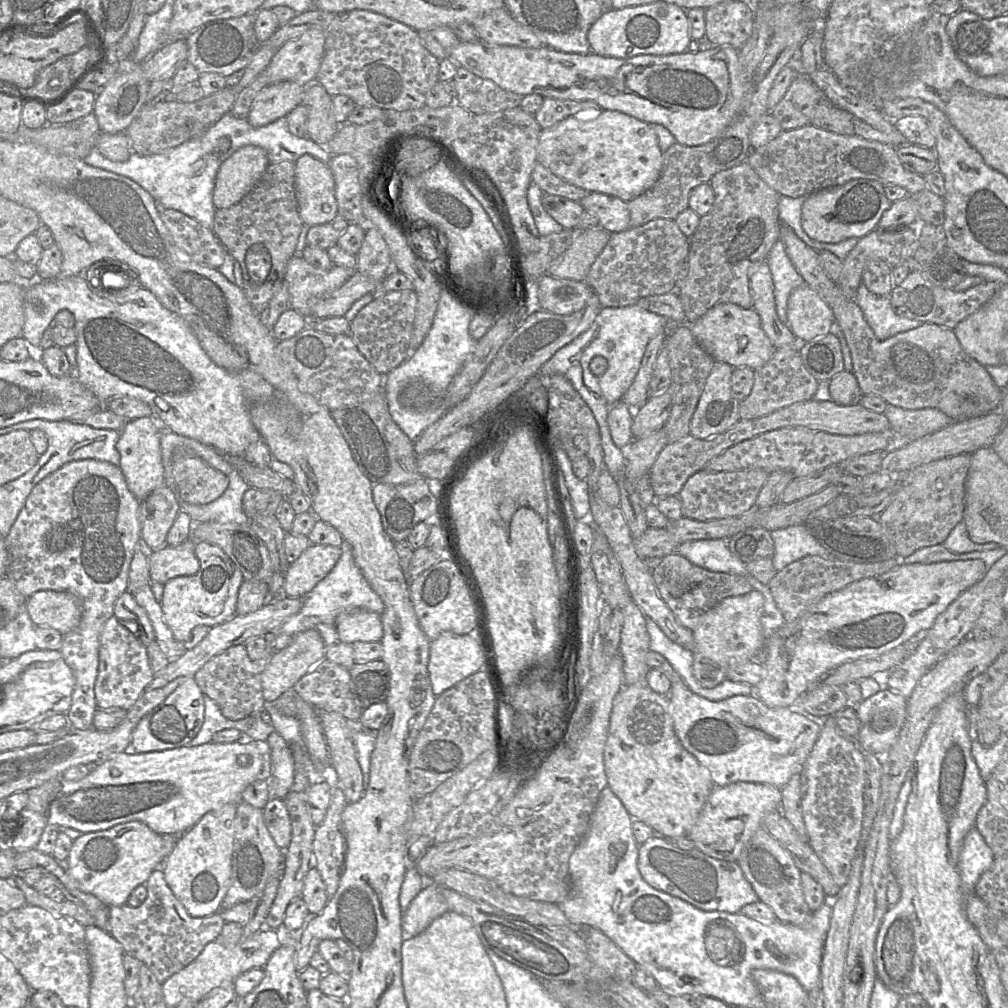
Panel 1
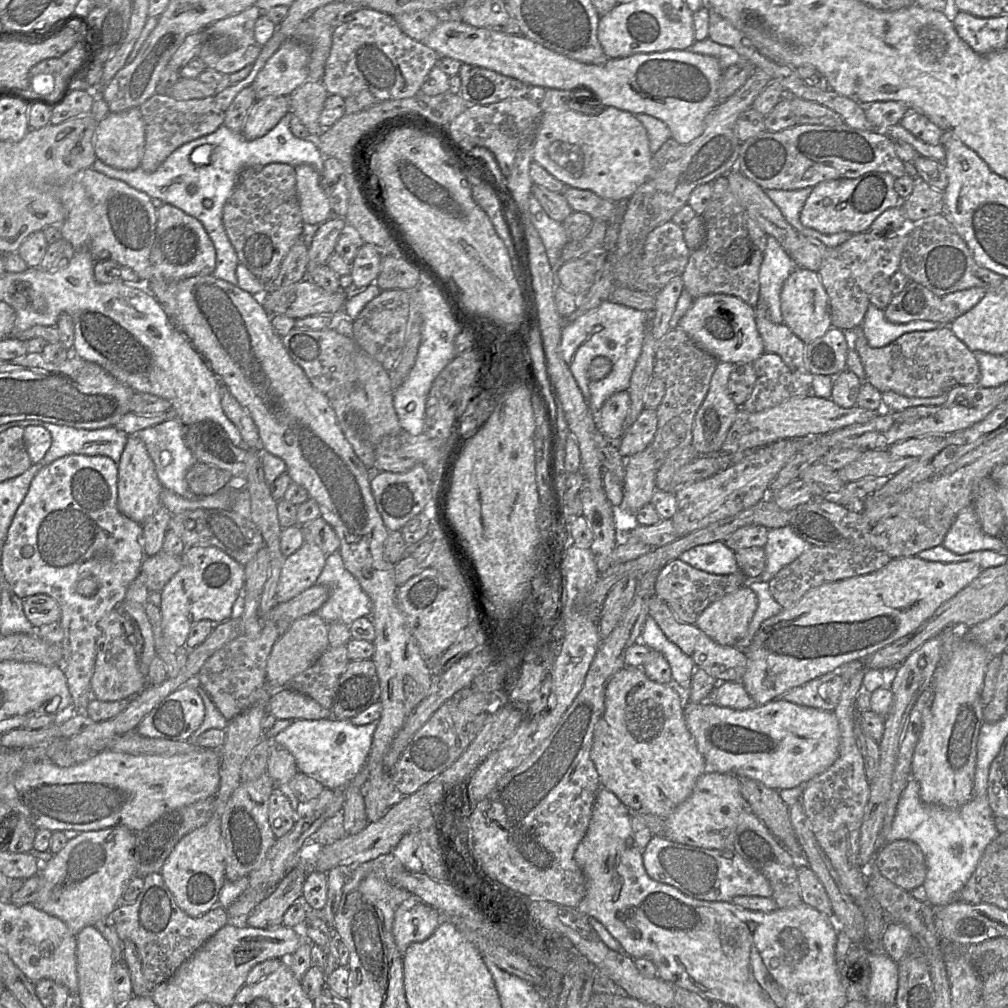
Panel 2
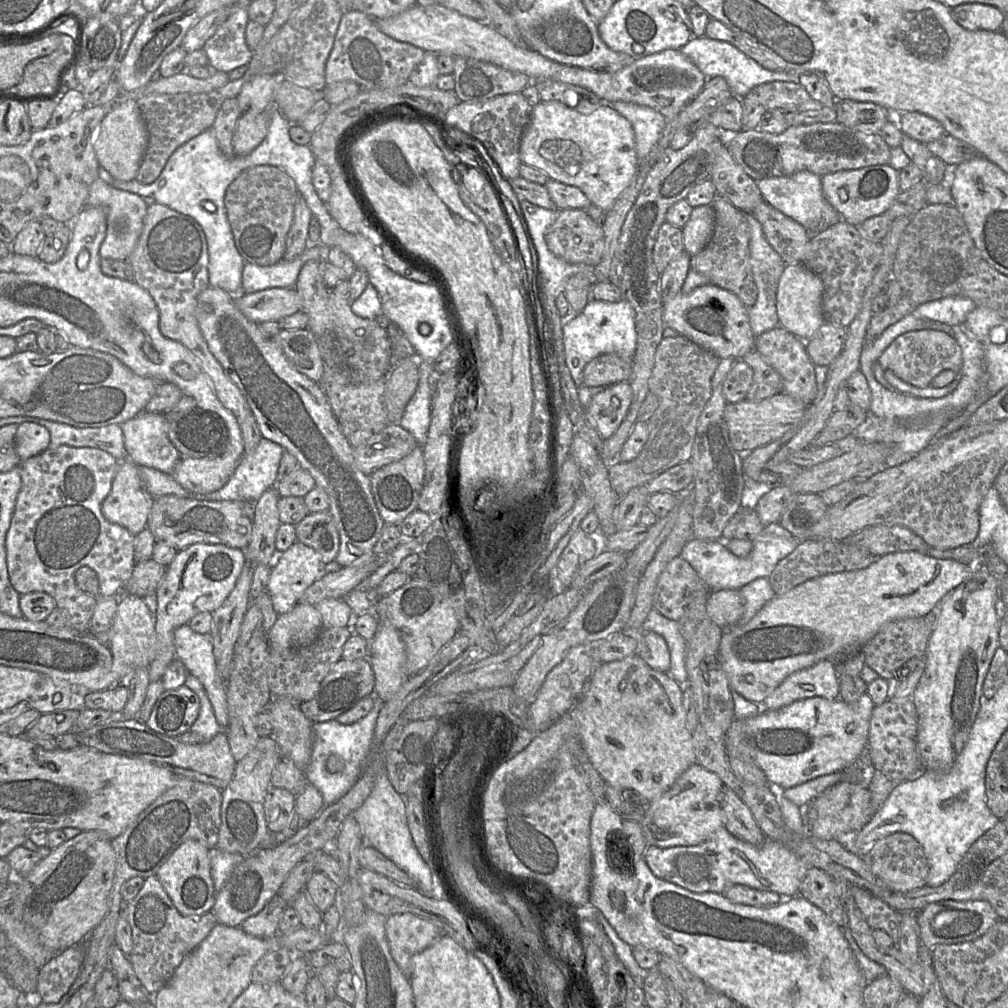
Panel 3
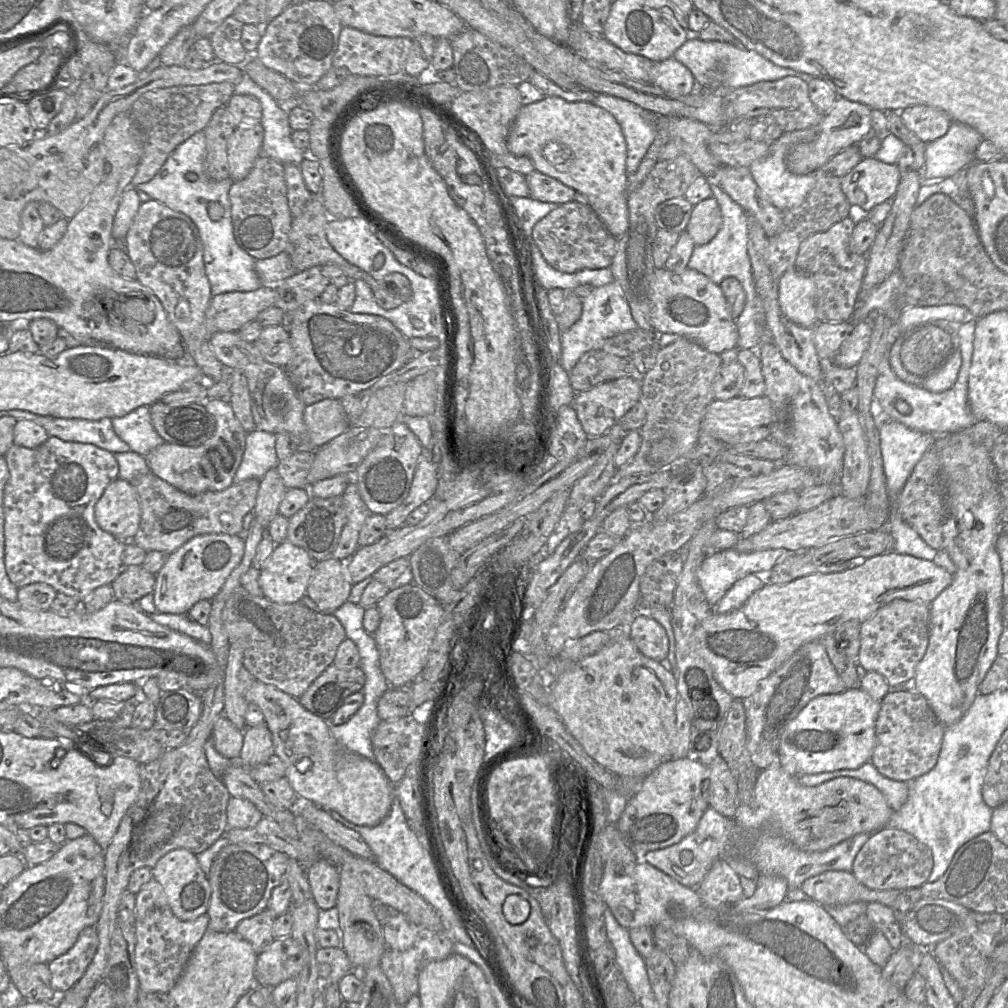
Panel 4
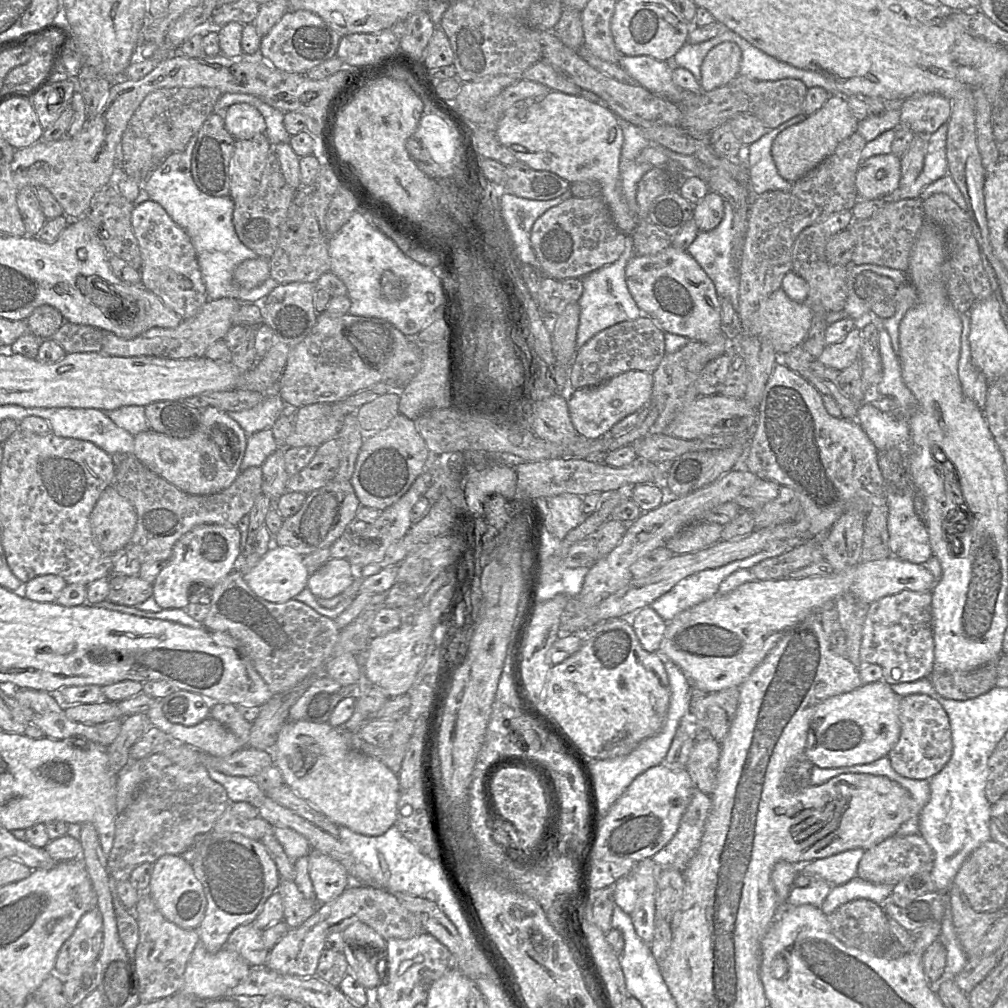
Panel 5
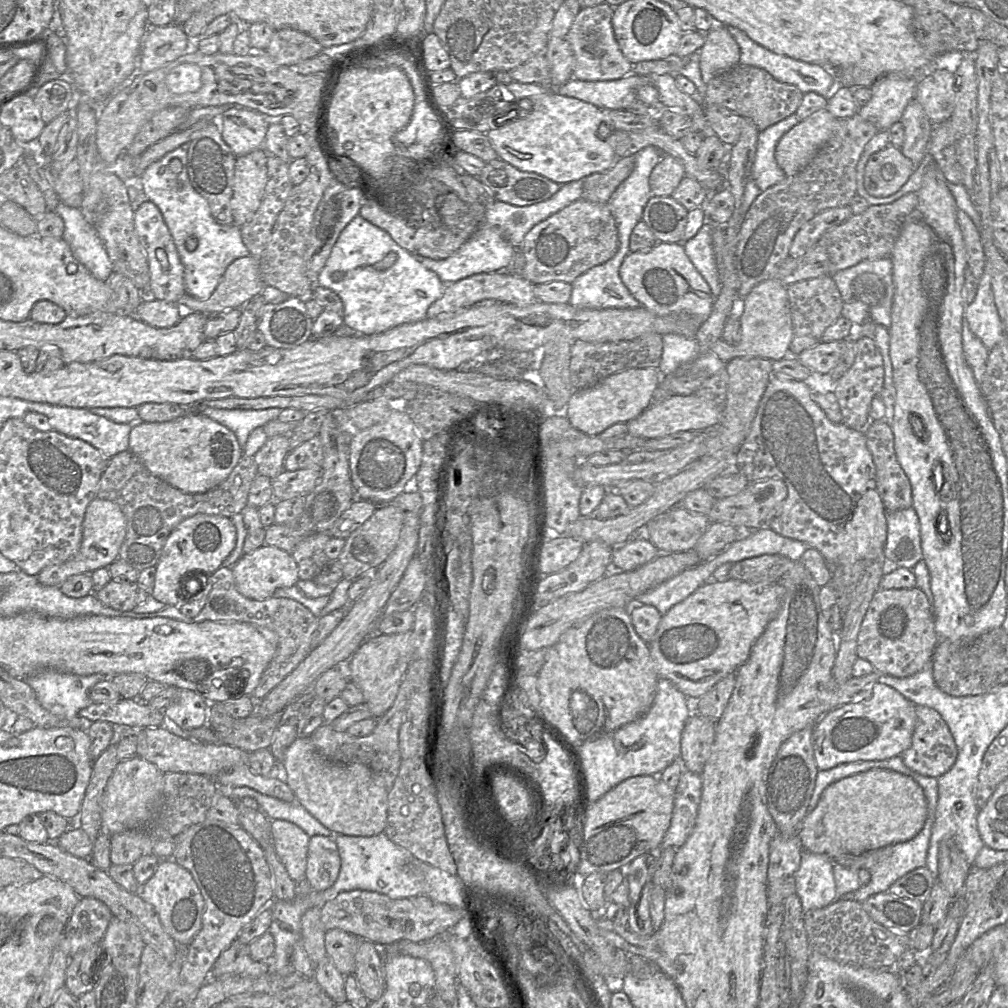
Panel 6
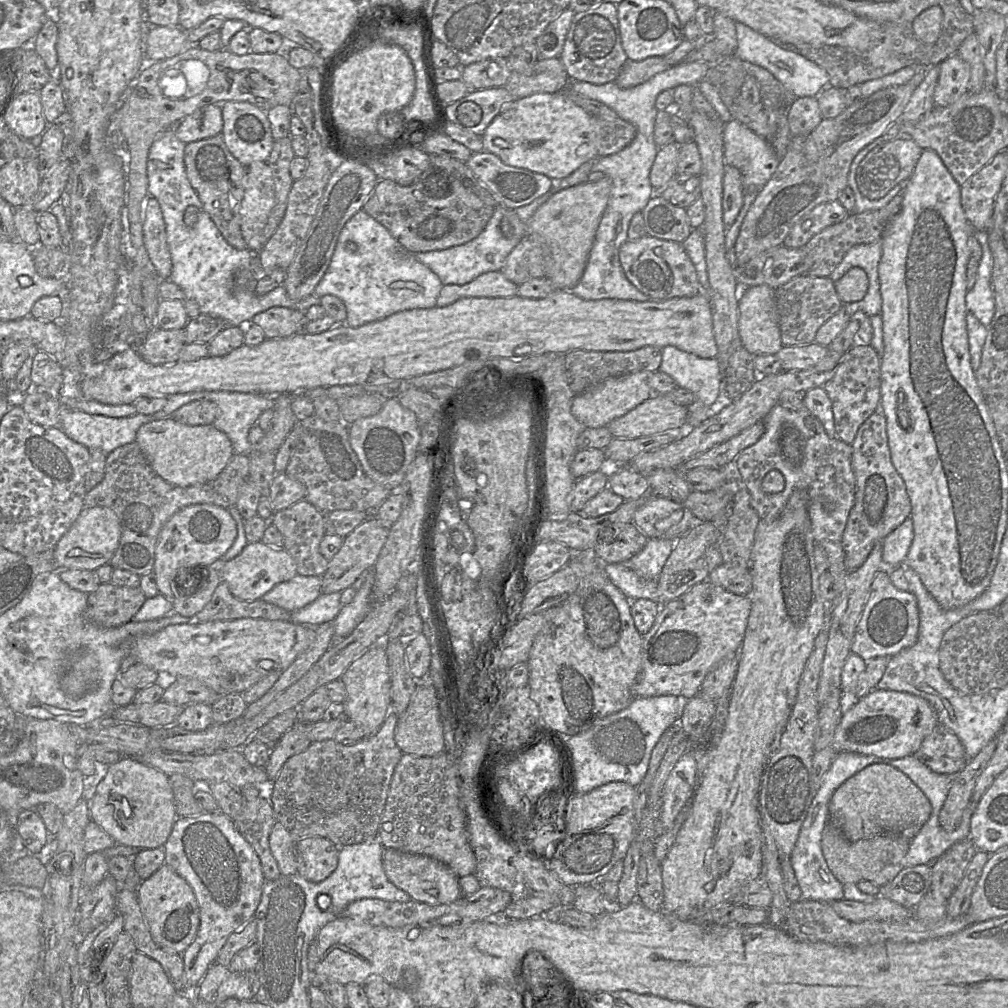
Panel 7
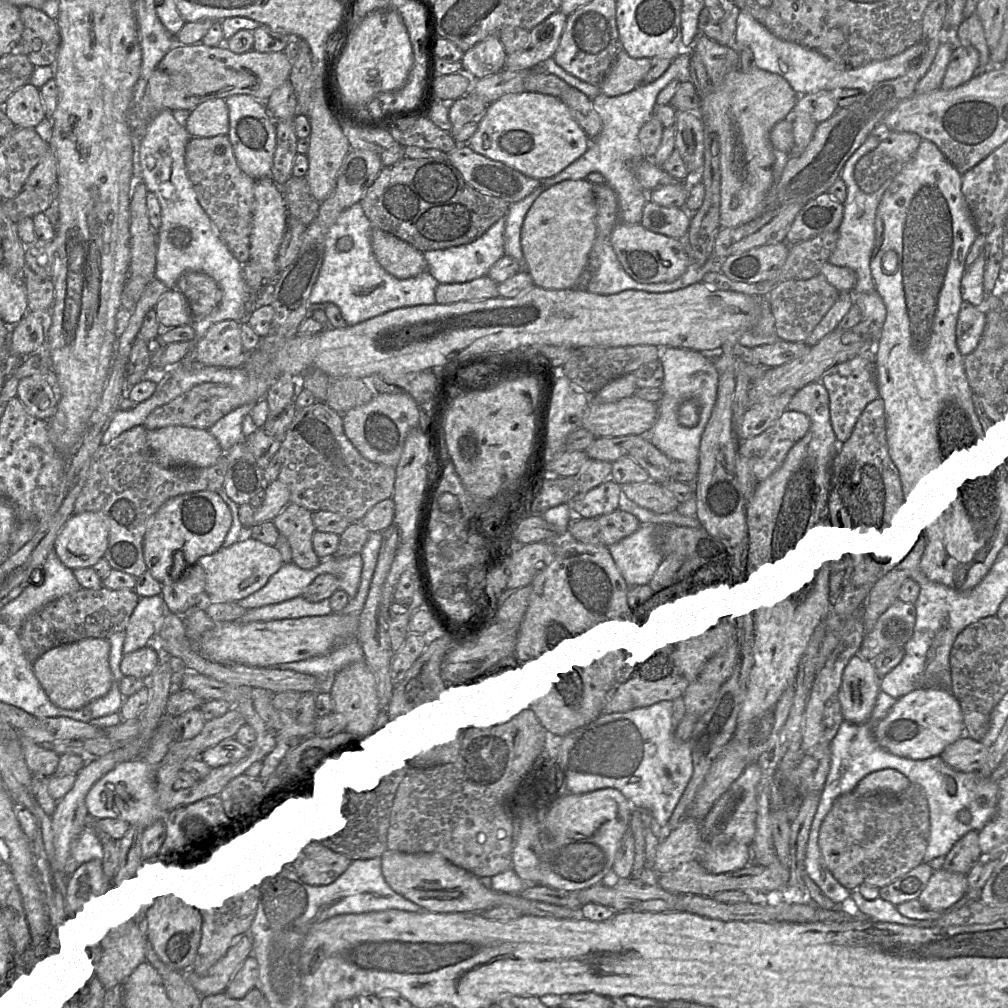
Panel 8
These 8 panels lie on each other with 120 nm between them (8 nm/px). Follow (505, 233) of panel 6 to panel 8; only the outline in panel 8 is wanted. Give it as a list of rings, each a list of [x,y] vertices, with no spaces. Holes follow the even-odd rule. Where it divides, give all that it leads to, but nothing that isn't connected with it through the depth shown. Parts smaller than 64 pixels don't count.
[[[506,215],[497,222],[478,239],[468,244],[450,247],[442,250],[432,250],[423,252],[428,264],[429,273],[439,283],[465,283],[473,279],[487,275],[489,269],[501,258],[504,252],[504,231]]]

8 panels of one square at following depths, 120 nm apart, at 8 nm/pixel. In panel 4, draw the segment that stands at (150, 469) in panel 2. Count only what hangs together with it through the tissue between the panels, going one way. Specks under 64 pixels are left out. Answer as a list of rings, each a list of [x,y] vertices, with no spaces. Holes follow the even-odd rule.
[[[120,478],[112,481],[94,506],[97,525],[117,540],[127,543],[136,534],[141,509],[132,484]]]

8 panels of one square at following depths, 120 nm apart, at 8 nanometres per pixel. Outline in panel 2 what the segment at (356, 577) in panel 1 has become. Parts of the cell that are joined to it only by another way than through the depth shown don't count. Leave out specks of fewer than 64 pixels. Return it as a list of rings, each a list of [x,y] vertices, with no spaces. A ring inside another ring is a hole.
[[[339,550],[327,556],[316,584],[329,590],[328,600],[315,612],[327,624],[341,622],[349,626],[360,617],[371,616],[371,601],[359,581],[345,568]]]

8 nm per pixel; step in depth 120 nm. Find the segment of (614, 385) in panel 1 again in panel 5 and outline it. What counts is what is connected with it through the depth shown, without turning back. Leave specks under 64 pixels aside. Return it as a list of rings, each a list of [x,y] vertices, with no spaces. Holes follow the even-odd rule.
[[[626,234],[625,248],[619,259],[581,279],[583,293],[578,300],[580,318],[576,335],[576,351],[599,332],[622,322],[636,320],[646,314],[638,308],[626,284],[625,268],[633,256],[632,235]]]

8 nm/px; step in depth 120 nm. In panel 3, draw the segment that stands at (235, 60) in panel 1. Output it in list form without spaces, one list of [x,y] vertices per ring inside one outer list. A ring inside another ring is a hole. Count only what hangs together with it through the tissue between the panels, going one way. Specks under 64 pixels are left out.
[[[246,3],[235,5],[228,18],[203,46],[212,71],[229,73],[233,69],[248,65],[253,51],[245,41],[245,30],[249,21]]]

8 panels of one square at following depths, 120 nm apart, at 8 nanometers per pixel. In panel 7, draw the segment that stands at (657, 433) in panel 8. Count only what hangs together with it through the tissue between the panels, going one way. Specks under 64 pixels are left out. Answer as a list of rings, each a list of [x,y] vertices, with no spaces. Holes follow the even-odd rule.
[[[665,346],[661,349],[659,371],[671,376],[677,387],[691,391],[695,400],[687,406],[687,429],[694,428],[710,417],[710,406],[716,401],[721,383],[721,368],[716,358],[702,358],[693,353],[683,351],[675,346]]]

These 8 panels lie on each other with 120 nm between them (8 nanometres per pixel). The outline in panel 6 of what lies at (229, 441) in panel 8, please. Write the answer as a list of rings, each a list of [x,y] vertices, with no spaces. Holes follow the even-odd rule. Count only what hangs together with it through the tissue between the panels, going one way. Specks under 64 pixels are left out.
[[[206,406],[186,407],[189,411],[198,411],[212,420],[226,426],[236,436],[242,450],[249,435],[258,427],[264,427],[269,421],[275,420],[283,409],[267,408],[263,410],[216,409]]]

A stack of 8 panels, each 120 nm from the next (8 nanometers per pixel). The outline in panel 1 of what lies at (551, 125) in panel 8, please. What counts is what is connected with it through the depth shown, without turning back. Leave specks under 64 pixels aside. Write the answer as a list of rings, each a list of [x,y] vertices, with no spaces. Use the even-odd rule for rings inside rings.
[[[603,110],[592,120],[581,121],[574,116],[542,129],[537,146],[537,162],[566,182],[587,192],[599,192],[629,202],[650,189],[662,170],[658,138],[649,123],[615,110]]]

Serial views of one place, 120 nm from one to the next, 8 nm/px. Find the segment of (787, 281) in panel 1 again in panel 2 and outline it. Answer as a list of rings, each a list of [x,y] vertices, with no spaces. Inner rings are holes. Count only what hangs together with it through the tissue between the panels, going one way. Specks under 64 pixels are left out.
[[[768,236],[759,270],[759,299],[766,303],[769,317],[774,323],[783,323],[781,291],[784,282],[796,268],[793,259],[781,247],[776,238]]]

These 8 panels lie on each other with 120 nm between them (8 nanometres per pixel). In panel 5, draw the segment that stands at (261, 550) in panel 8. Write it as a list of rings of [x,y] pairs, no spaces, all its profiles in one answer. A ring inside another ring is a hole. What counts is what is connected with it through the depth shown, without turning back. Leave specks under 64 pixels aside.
[[[273,545],[257,565],[242,576],[249,588],[260,598],[271,603],[285,603],[293,599],[307,586],[309,572],[303,564],[303,556],[293,550]]]

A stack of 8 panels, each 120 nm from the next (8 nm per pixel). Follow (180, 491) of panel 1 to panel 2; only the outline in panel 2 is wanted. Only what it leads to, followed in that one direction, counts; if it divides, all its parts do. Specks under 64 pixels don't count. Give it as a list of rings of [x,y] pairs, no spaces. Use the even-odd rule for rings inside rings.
[[[197,462],[187,471],[185,480],[194,495],[206,496],[220,490],[231,477],[226,470]]]

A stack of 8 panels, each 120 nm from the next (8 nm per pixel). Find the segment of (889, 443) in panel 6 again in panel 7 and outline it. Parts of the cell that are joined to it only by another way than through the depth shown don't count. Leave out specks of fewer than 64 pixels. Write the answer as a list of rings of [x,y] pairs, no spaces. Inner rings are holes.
[[[874,412],[861,425],[851,447],[856,494],[842,540],[844,564],[849,572],[858,569],[866,561],[873,547],[882,543],[889,533],[911,517],[912,511],[905,482],[892,463],[883,413]]]

